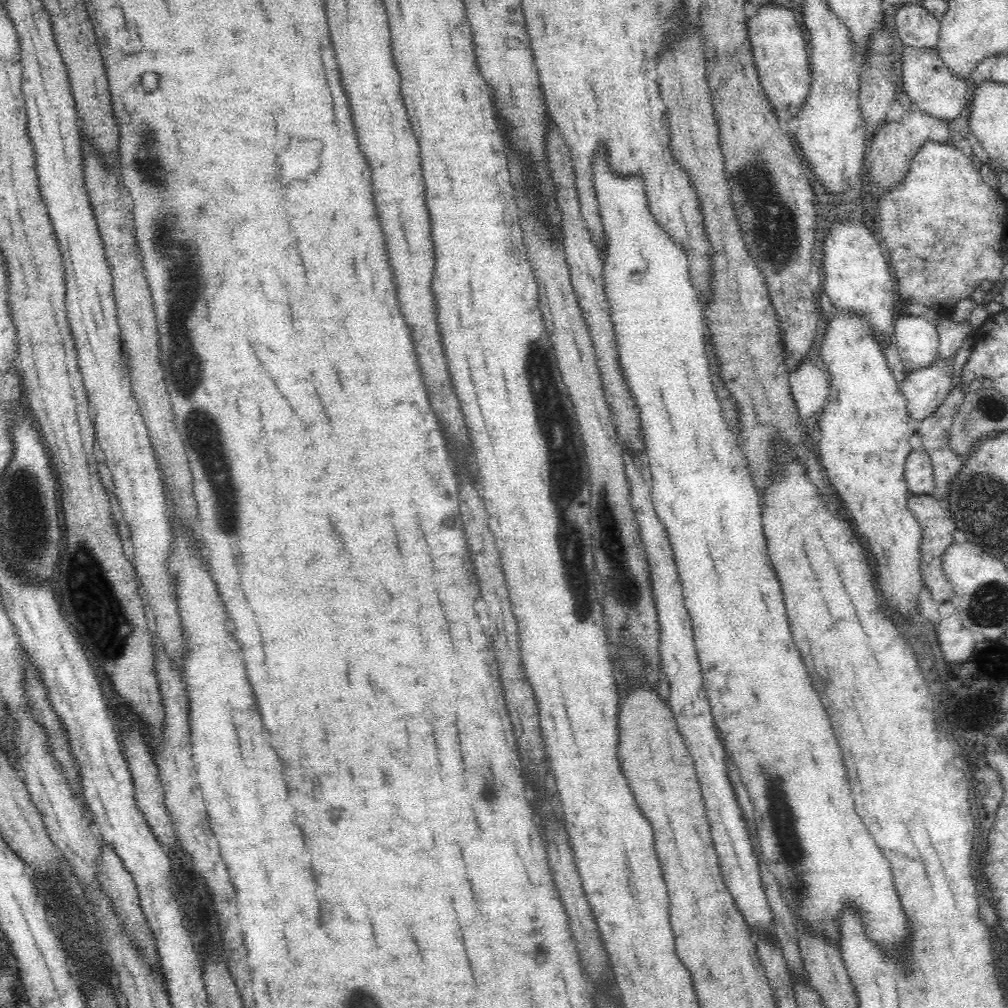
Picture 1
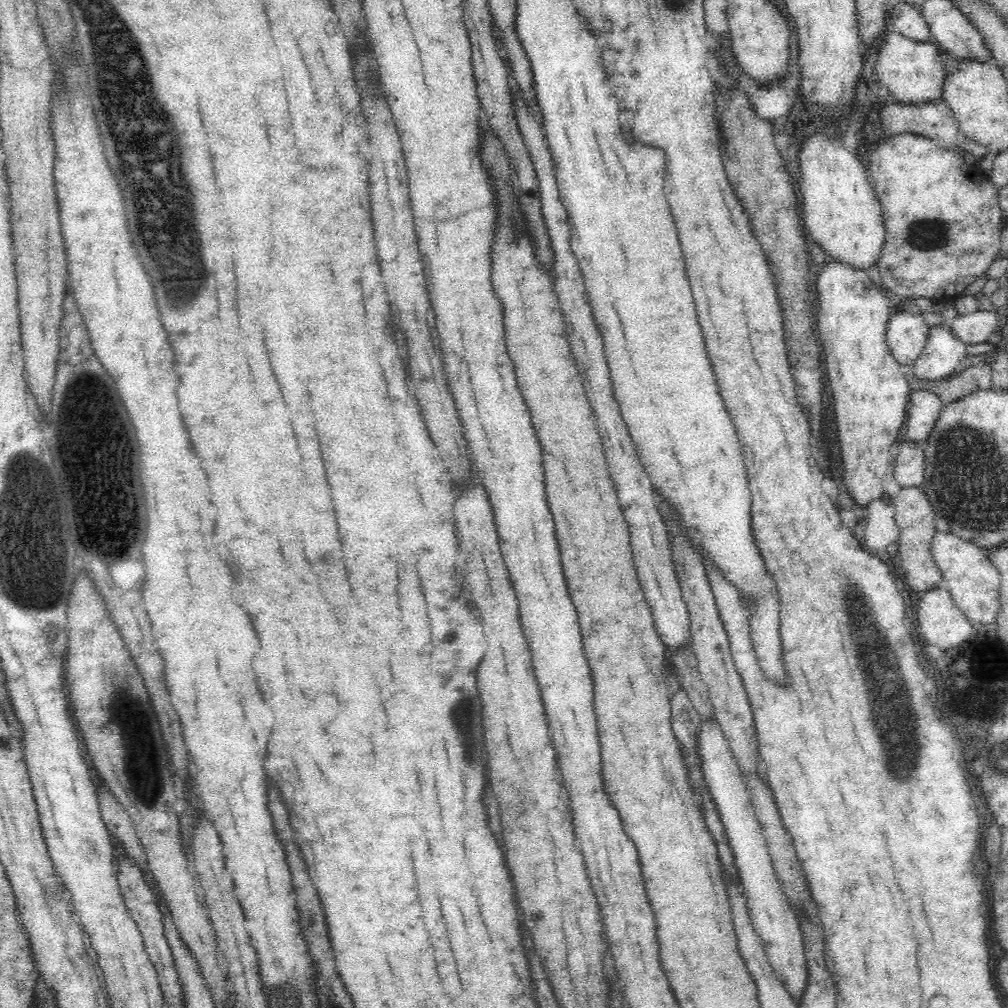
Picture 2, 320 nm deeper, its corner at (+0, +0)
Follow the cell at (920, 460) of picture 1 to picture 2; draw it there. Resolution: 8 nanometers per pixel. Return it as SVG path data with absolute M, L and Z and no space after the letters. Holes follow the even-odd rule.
M906 439L897 446L898 454L893 460L893 477L901 488L919 486L925 477L925 458L921 444Z

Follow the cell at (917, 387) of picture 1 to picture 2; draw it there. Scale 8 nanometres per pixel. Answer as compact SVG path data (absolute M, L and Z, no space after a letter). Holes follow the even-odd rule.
M947 323L929 328L928 340L913 366L913 374L925 381L943 381L954 372L967 353L964 344Z

